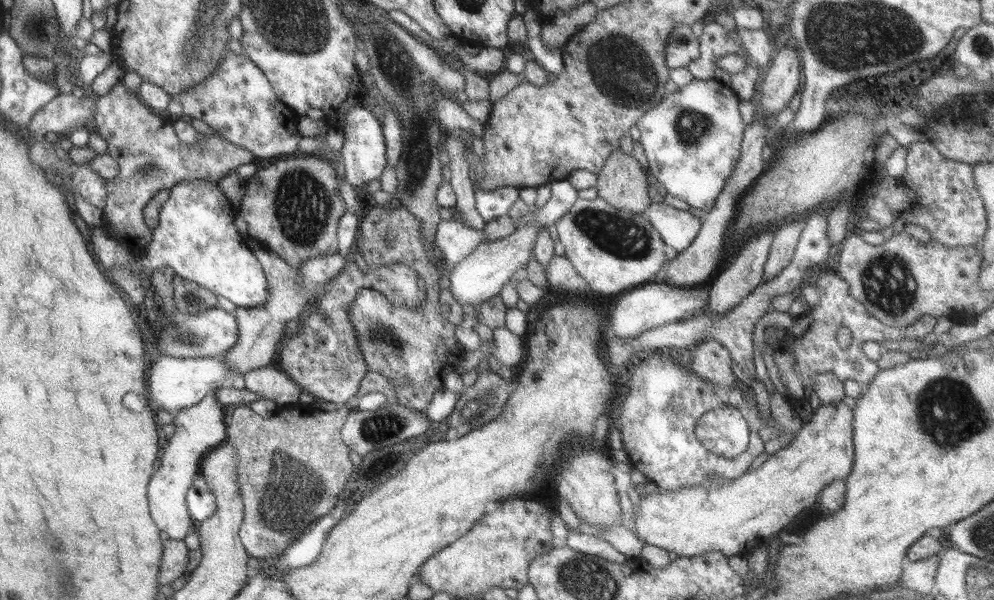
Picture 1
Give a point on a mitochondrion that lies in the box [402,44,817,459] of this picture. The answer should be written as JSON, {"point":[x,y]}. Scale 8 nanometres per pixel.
{"point":[624,237]}

